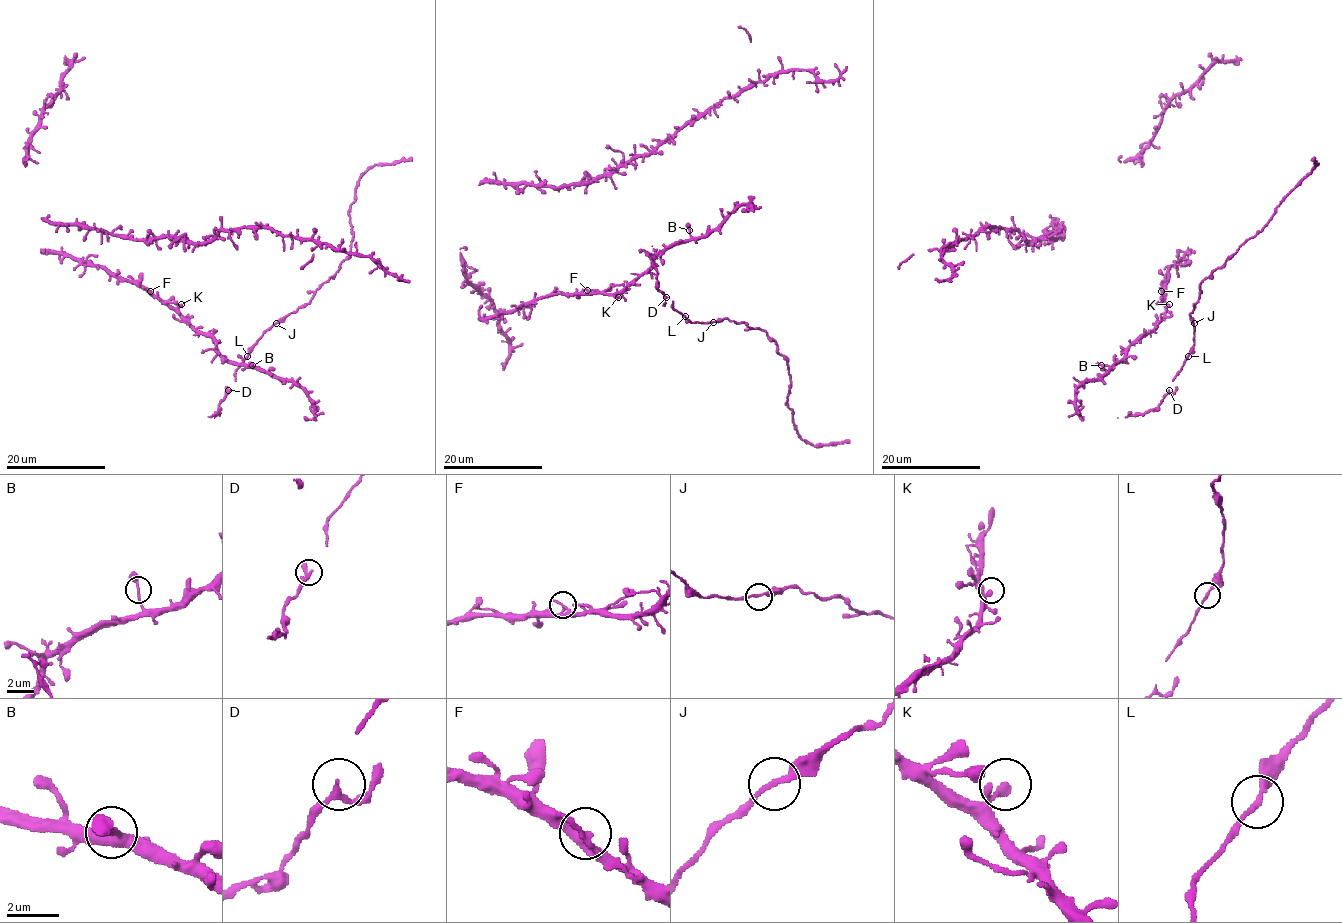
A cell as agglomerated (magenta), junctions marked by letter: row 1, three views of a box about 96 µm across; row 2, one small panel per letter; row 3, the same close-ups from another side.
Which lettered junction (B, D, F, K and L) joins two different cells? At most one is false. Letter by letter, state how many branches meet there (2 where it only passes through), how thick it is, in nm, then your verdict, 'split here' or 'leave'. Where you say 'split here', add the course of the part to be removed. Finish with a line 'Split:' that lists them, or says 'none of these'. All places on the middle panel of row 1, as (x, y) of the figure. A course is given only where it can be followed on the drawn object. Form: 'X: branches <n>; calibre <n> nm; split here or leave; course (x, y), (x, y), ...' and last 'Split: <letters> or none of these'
B: branches 2; calibre 190 nm; leave
D: branches 2; calibre 200 nm; leave
F: branches 2; calibre 200 nm; leave
K: branches 2; calibre 200 nm; leave
L: branches 2; calibre 200 nm; leave
Split: none of these

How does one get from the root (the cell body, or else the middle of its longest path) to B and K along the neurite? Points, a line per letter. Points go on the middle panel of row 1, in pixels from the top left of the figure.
B: (585, 294), (621, 294), (651, 266), (656, 255), (686, 242), (691, 237), (689, 230)
K: (585, 294), (615, 294), (618, 297)

